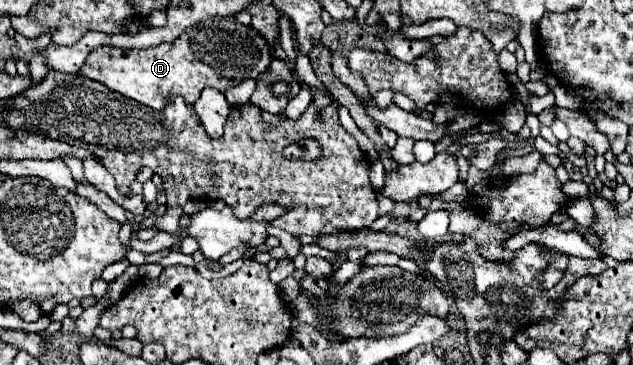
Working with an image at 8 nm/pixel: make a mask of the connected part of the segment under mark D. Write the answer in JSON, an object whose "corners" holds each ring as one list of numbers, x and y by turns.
{"corners":[[212,17,186,29,174,43,146,49,98,47,90,51,78,75,160,111,166,101,178,95,184,97,186,103,194,103,206,87,226,91,244,79,256,79,260,75,260,59,264,73,272,55,266,39,252,25,242,25,236,19]]}

